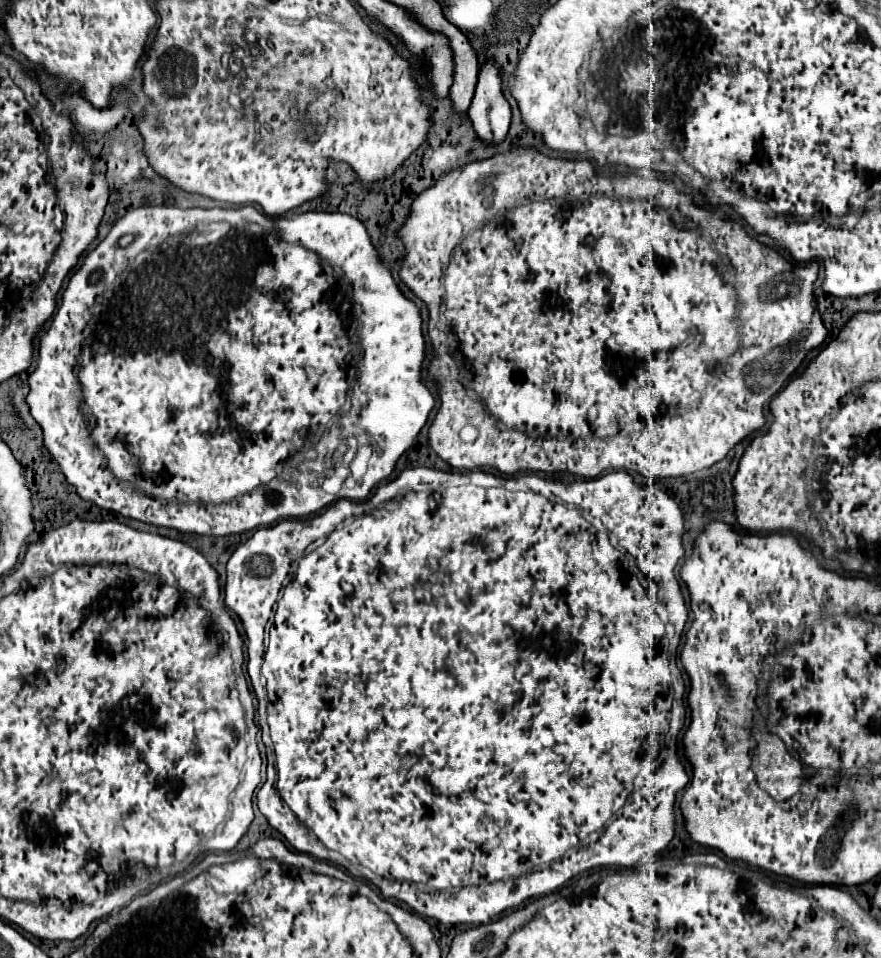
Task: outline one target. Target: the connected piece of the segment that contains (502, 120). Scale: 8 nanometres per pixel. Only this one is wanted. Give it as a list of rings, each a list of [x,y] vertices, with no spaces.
[[[485,67],[479,73],[475,97],[469,107],[469,119],[481,141],[487,145],[499,145],[507,137],[511,107],[501,91],[501,79],[497,67]]]

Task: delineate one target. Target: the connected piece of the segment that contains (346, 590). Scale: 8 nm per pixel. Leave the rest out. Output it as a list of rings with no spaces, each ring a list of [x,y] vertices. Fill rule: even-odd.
[[[415,467],[405,469],[397,478],[387,481],[387,484],[380,484],[378,487],[373,497],[365,503],[353,503],[349,499],[341,499],[317,517],[287,519],[287,521],[281,521],[273,527],[259,527],[253,533],[251,539],[247,539],[239,549],[235,549],[235,553],[231,555],[231,559],[227,563],[225,605],[233,613],[237,613],[237,617],[243,623],[243,631],[245,631],[245,637],[247,637],[247,655],[249,655],[247,671],[249,671],[251,685],[258,699],[257,722],[261,727],[261,731],[269,729],[269,735],[263,735],[263,743],[267,747],[267,765],[273,763],[273,767],[277,767],[277,779],[273,779],[273,783],[262,783],[257,792],[259,811],[267,817],[269,825],[273,829],[277,829],[297,851],[303,851],[303,853],[309,853],[313,857],[331,861],[331,863],[343,867],[347,873],[351,873],[359,879],[367,879],[383,893],[383,897],[399,899],[409,909],[413,909],[417,915],[437,919],[445,925],[457,925],[457,923],[483,925],[483,923],[489,923],[497,915],[503,915],[511,909],[515,911],[517,907],[521,907],[529,899],[553,893],[565,881],[569,881],[571,877],[576,877],[592,867],[617,865],[617,867],[632,868],[633,865],[639,863],[639,859],[643,855],[655,855],[661,849],[665,849],[669,845],[669,841],[673,839],[673,835],[675,835],[675,797],[677,797],[677,791],[681,791],[689,781],[685,765],[681,763],[681,759],[677,755],[677,746],[675,745],[678,734],[673,733],[673,738],[671,738],[671,745],[673,746],[669,746],[669,743],[667,743],[665,749],[661,753],[657,753],[657,759],[653,759],[653,763],[647,765],[647,761],[645,761],[643,781],[637,779],[637,785],[633,787],[633,779],[637,777],[637,773],[641,769],[641,761],[645,757],[645,751],[643,751],[645,739],[647,737],[665,739],[665,733],[669,731],[669,719],[671,719],[671,701],[673,701],[674,695],[675,697],[682,697],[685,692],[682,673],[677,667],[675,656],[672,656],[673,658],[670,659],[669,664],[669,641],[665,639],[664,630],[666,625],[673,626],[675,627],[675,635],[681,635],[683,627],[685,627],[685,621],[687,621],[685,599],[683,599],[679,581],[675,577],[675,567],[677,567],[679,559],[685,555],[685,547],[683,547],[685,517],[683,517],[683,511],[679,509],[679,505],[673,499],[669,499],[669,495],[663,493],[658,485],[637,485],[633,481],[633,477],[625,471],[613,471],[613,473],[607,473],[607,475],[597,477],[597,479],[589,479],[589,481],[579,479],[579,481],[569,483],[569,481],[561,481],[561,479],[541,477],[537,473],[529,473],[529,475],[523,475],[523,477],[501,478],[480,469],[460,474],[428,467]],[[271,613],[273,613],[273,623],[269,627],[269,645],[265,647],[263,645],[265,625],[267,625]],[[591,833],[599,833],[599,837],[595,841],[587,841],[587,837]]]

